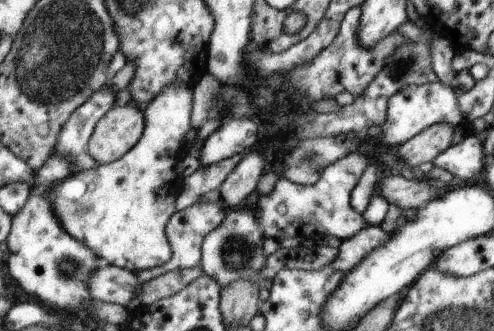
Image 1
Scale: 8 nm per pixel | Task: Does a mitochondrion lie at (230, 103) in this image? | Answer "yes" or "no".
yes

